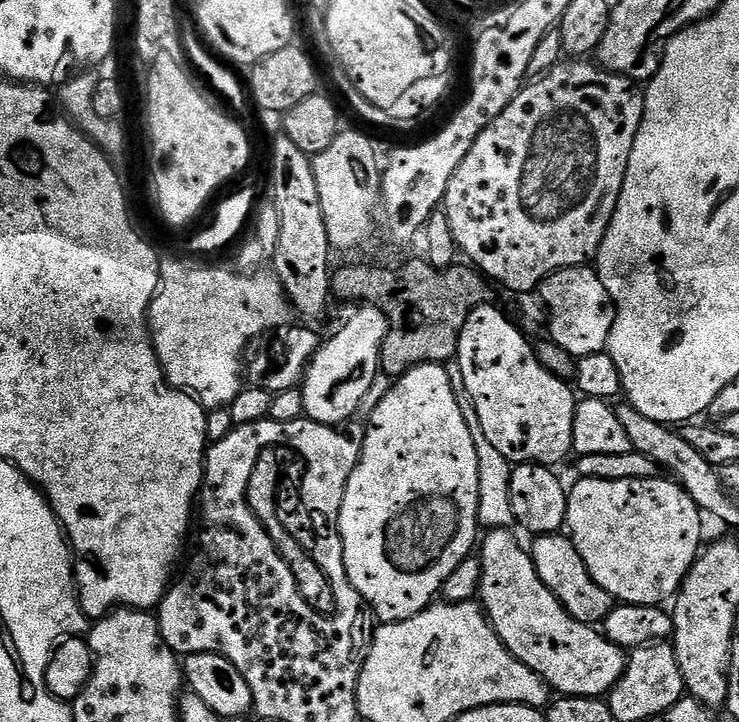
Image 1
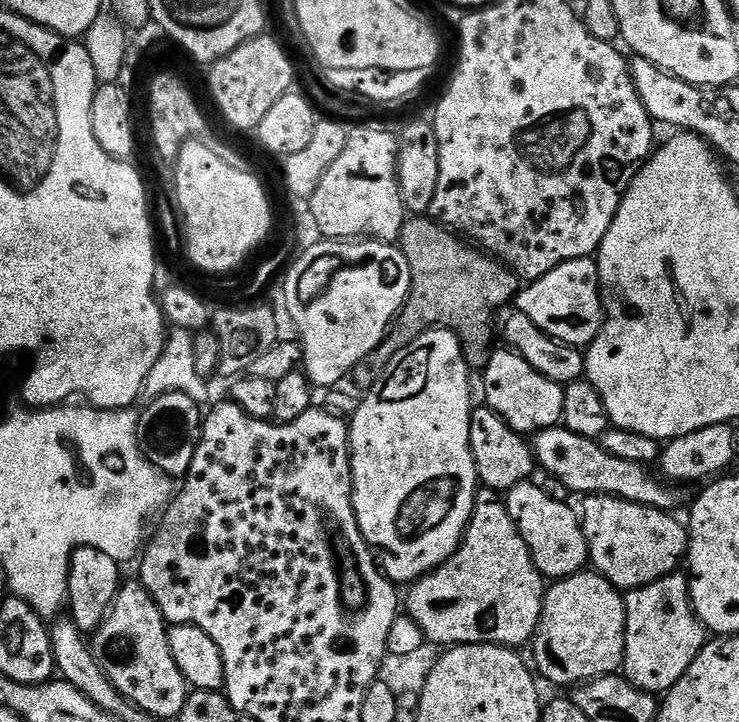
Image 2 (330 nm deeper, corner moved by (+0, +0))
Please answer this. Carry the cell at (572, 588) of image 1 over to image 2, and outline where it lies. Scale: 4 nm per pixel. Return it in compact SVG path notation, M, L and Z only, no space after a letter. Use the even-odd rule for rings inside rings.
M525 482L511 488L506 494L506 503L510 518L514 518L541 576L555 582L585 571L589 563L588 543L581 517L577 509L575 512L571 508L571 503L550 498L544 487L536 482Z

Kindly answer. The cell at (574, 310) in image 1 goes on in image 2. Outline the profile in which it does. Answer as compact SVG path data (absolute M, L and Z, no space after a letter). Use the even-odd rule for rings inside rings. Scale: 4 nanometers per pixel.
M592 258L558 265L542 278L521 287L514 304L526 318L530 318L530 322L534 322L534 326L556 340L577 346L592 344L606 319L600 294L600 271Z

